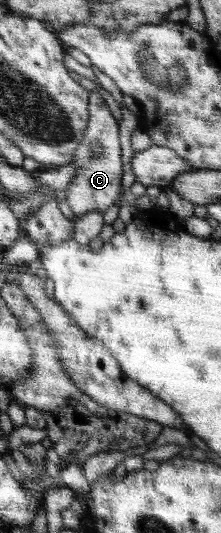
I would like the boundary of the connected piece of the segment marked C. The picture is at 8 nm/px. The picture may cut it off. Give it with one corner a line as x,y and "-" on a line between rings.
89,92
89,118
88,125
86,125
86,131
83,139
80,141
78,148
73,152
73,160
70,163
77,166
77,175
74,180
70,181
68,189
64,191
68,206
72,208
72,212
76,214
77,218
90,212
90,210
99,210
104,212
107,208
110,208
114,203
118,203
124,199
124,191
122,191
122,175
123,164
121,157
121,144
119,141
119,122
116,121
110,113
110,108
106,104
104,97
96,92

